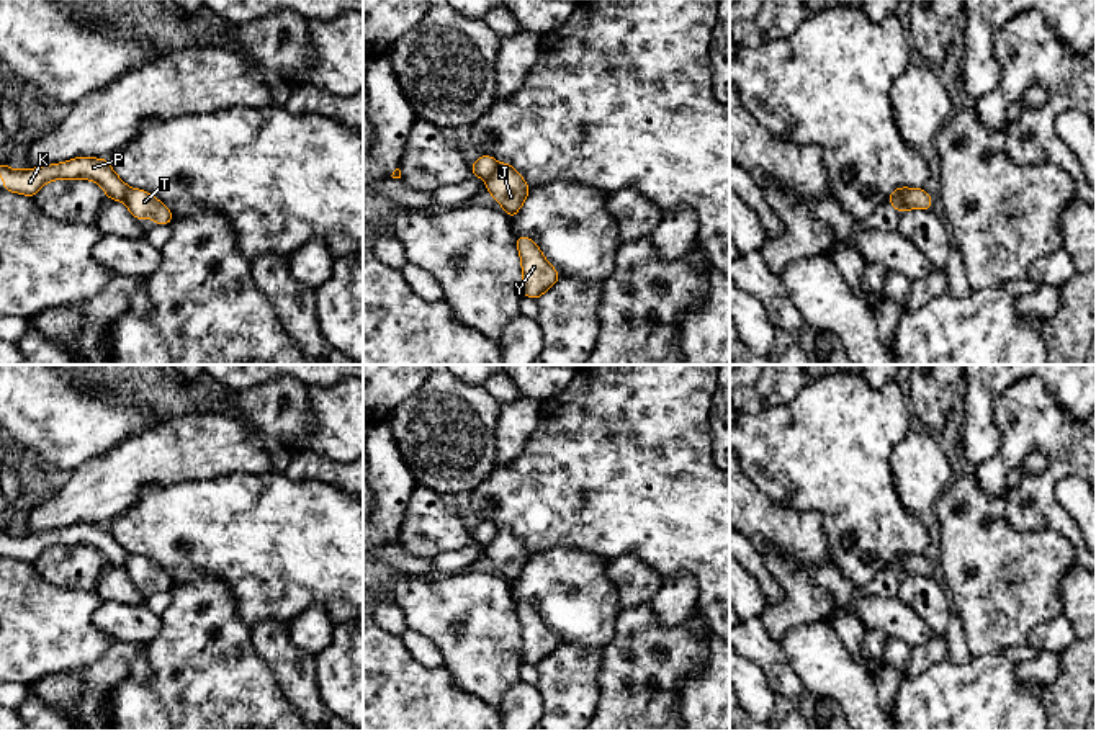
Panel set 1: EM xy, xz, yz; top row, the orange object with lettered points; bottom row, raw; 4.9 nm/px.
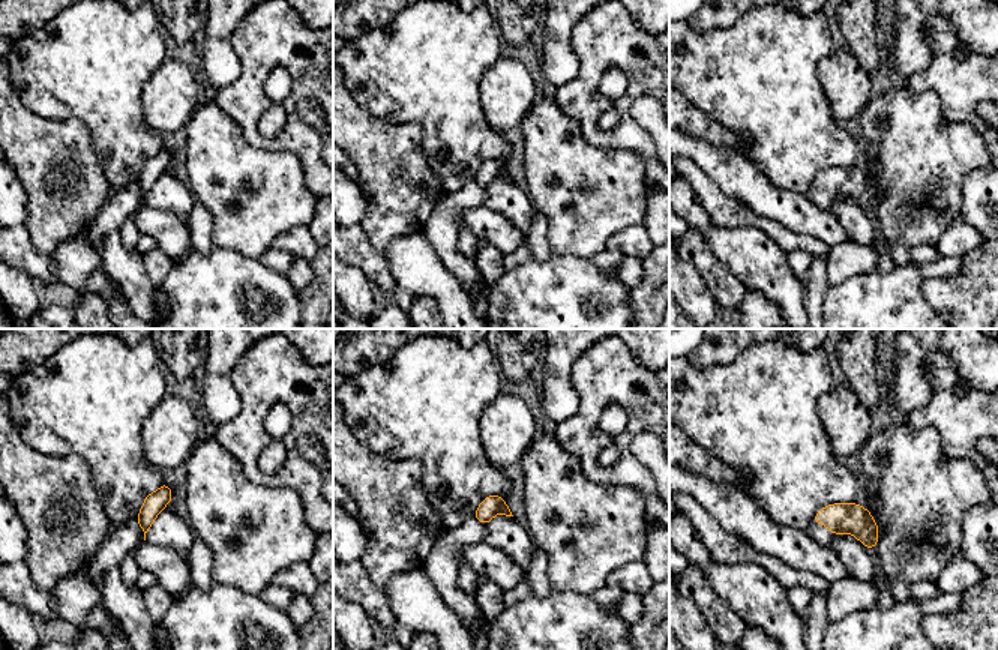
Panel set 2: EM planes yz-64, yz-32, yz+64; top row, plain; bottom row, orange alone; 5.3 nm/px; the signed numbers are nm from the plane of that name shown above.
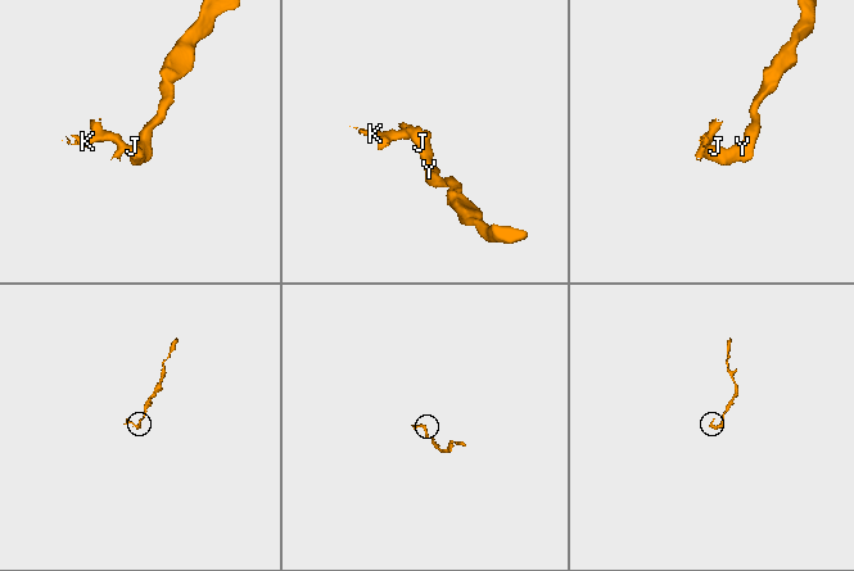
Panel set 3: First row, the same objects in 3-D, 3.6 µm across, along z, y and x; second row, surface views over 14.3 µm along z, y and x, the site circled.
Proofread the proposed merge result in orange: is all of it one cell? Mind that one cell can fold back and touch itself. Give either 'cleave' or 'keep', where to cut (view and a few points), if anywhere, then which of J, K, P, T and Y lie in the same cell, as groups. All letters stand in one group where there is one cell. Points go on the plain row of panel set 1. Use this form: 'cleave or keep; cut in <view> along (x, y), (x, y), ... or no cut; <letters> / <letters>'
cleave; cut in yz along (908, 555), (892, 569); J T Y / K P

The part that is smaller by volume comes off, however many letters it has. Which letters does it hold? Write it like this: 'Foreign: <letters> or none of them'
Foreign: K, P

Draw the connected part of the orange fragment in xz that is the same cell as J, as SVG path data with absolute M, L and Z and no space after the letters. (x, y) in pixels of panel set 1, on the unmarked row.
M497 530L494 540L486 546L486 556L510 585L515 584L530 559L527 548L510 530Z

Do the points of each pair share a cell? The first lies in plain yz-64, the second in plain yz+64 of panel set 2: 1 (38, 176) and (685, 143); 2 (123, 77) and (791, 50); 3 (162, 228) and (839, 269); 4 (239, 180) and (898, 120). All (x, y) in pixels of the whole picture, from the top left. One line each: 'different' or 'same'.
1: different
2: same
3: different
4: same

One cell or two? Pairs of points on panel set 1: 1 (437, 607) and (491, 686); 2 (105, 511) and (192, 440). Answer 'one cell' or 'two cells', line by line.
1: one cell
2: one cell

